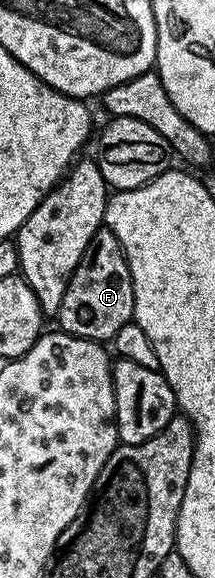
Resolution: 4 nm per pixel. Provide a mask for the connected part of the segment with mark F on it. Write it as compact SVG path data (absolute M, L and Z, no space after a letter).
M107 228L99 229L95 236L91 236L91 244L87 244L87 252L83 252L83 260L75 268L67 284L67 292L63 292L63 304L55 315L60 329L71 336L86 338L92 342L108 343L123 328L123 324L133 321L133 309L135 308L135 288L131 280L131 268L125 259L123 248L115 236Z

